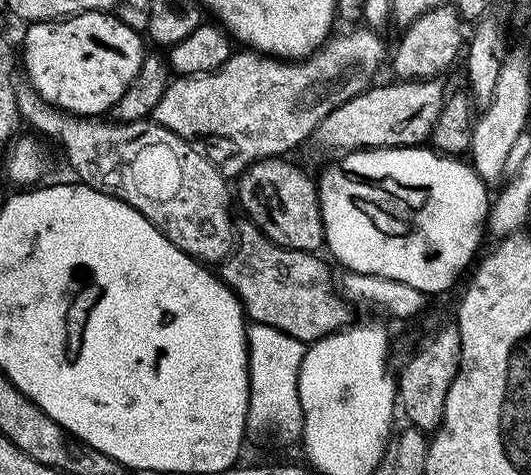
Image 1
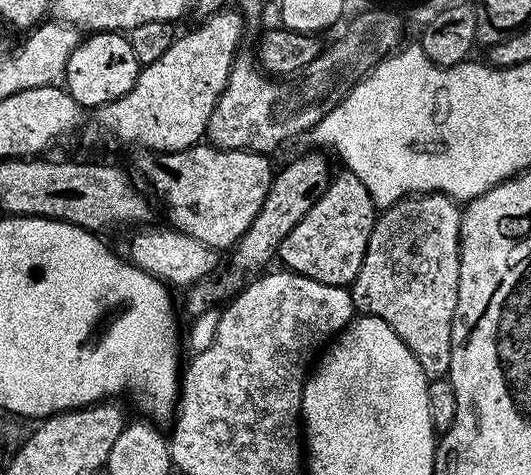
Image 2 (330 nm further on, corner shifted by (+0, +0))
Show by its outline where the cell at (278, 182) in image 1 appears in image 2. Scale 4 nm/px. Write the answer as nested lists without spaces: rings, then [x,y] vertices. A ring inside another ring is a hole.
[[[344,170],[342,174],[333,175],[328,181],[328,189],[325,190],[318,202],[302,214],[302,222],[282,238],[282,246],[278,253],[278,260],[281,260],[283,267],[290,272],[297,272],[299,276],[314,278],[314,282],[322,282],[326,286],[338,286],[348,288],[354,278],[358,278],[358,270],[362,270],[362,258],[366,258],[366,246],[370,242],[370,234],[374,230],[374,222],[378,215],[375,202],[370,198],[370,190],[362,186],[362,182],[353,172]]]

